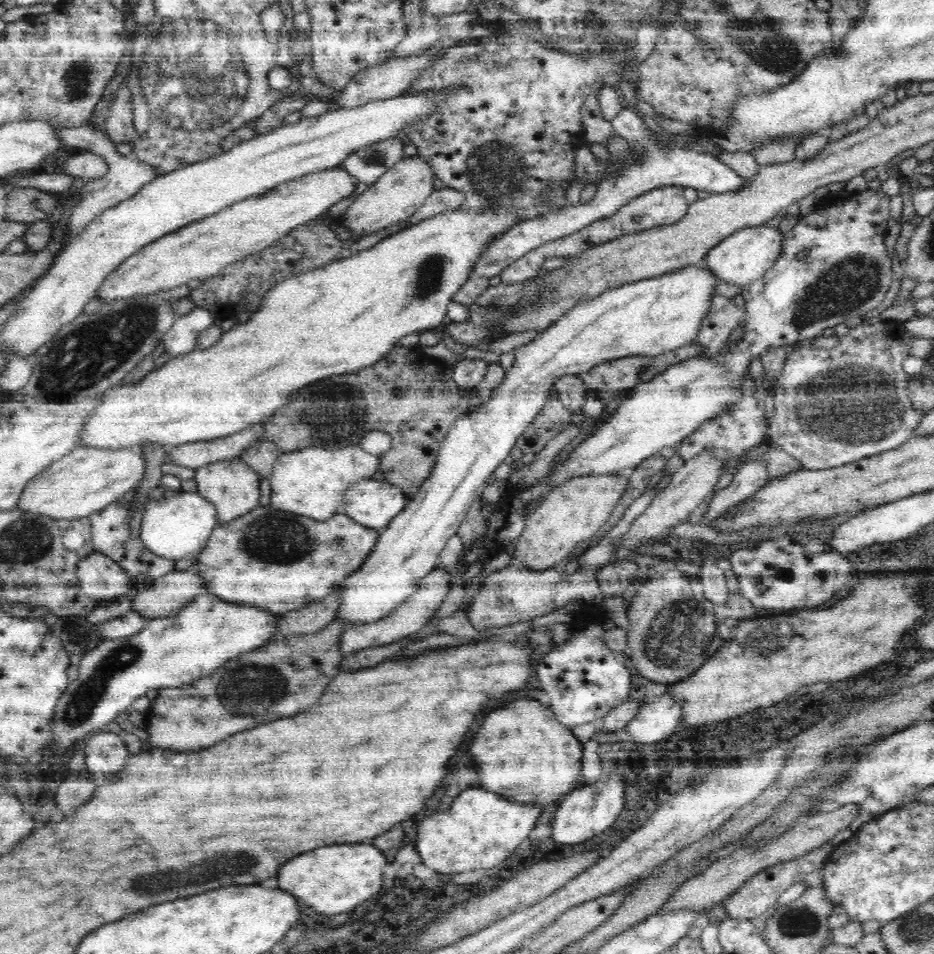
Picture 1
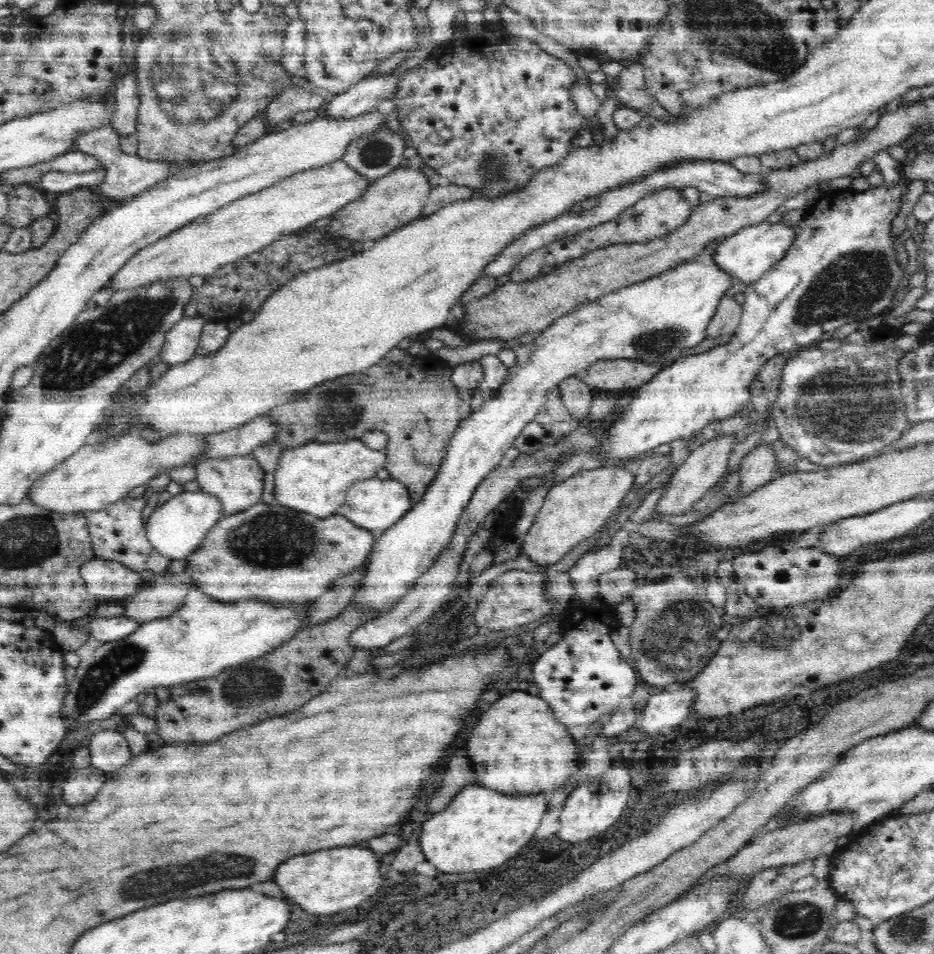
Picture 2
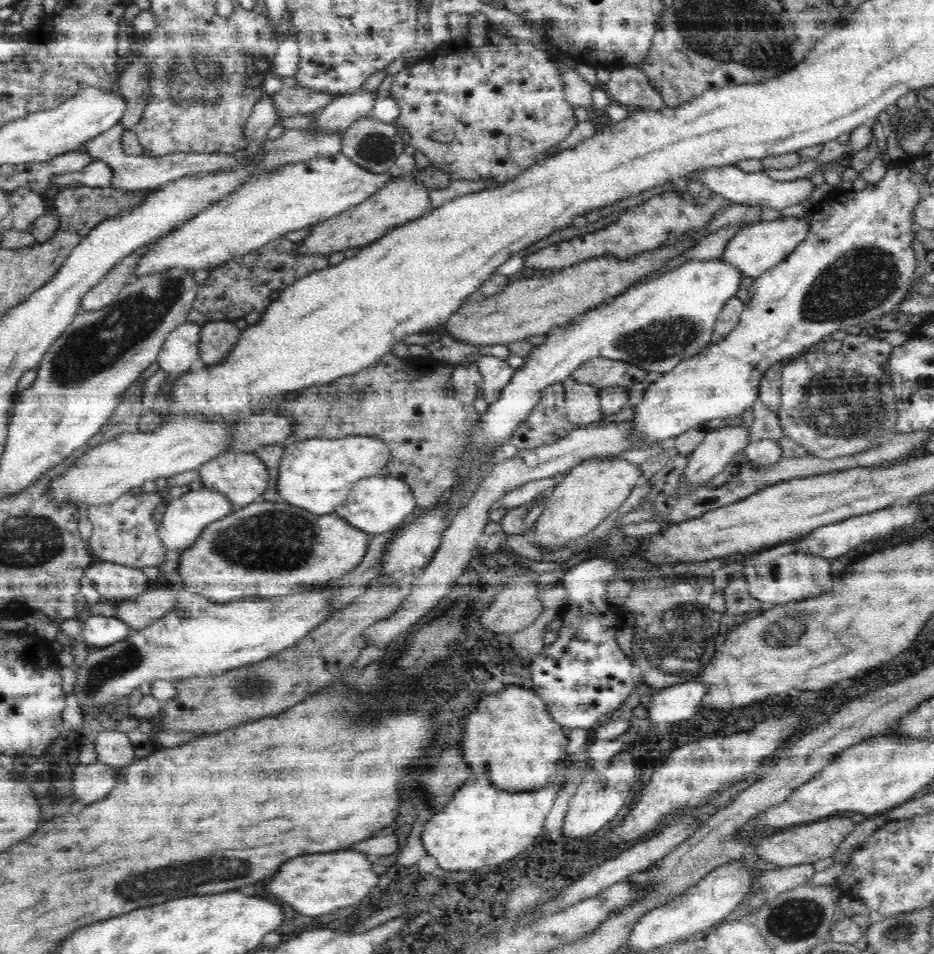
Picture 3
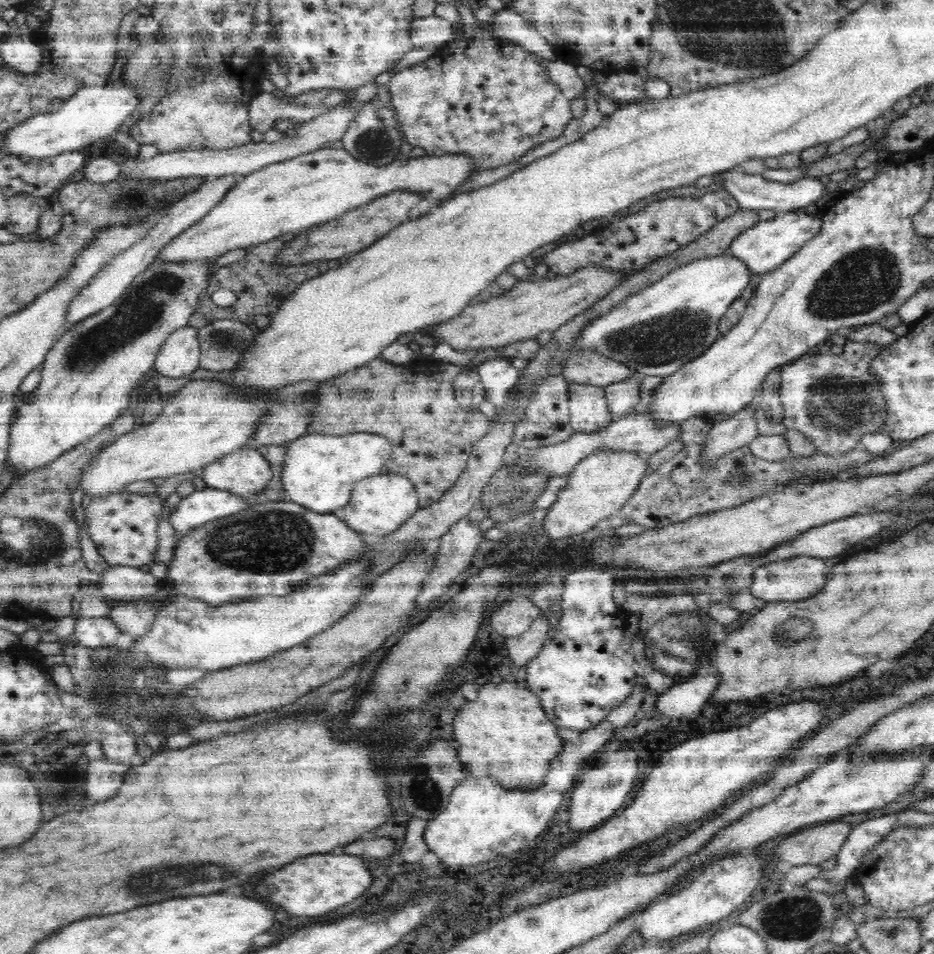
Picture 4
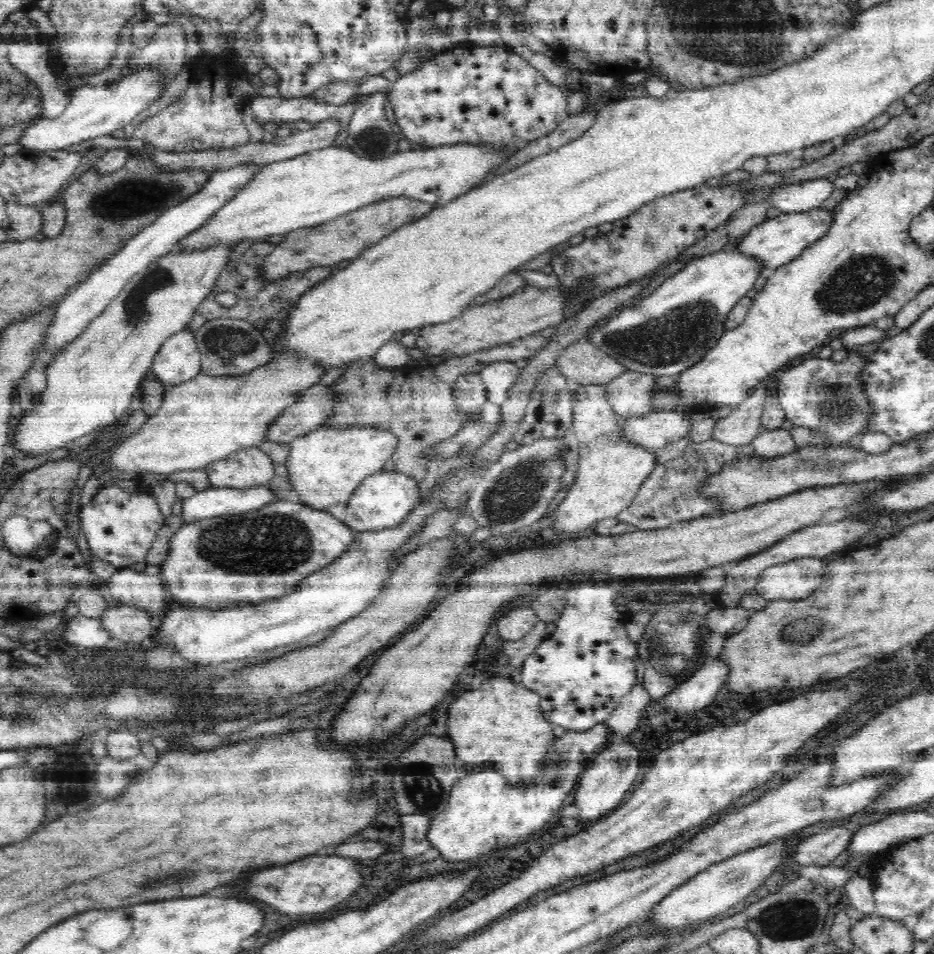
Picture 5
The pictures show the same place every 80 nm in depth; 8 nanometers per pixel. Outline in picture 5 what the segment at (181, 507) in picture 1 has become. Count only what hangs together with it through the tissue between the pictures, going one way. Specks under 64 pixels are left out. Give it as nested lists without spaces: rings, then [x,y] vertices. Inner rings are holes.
[[[269,485],[250,488],[210,487],[183,500],[182,522],[196,522],[225,514],[248,513],[276,502]]]

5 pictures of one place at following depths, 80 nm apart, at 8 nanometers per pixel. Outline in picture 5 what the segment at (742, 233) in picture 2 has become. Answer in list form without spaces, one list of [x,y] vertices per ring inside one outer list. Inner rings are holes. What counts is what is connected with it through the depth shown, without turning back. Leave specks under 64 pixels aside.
[[[822,208],[810,209],[804,212],[781,213],[774,218],[767,218],[758,226],[744,233],[733,250],[740,254],[755,256],[761,260],[761,268],[767,272],[779,266],[788,264],[799,256],[803,250],[819,238],[822,238],[831,227],[833,211]]]

